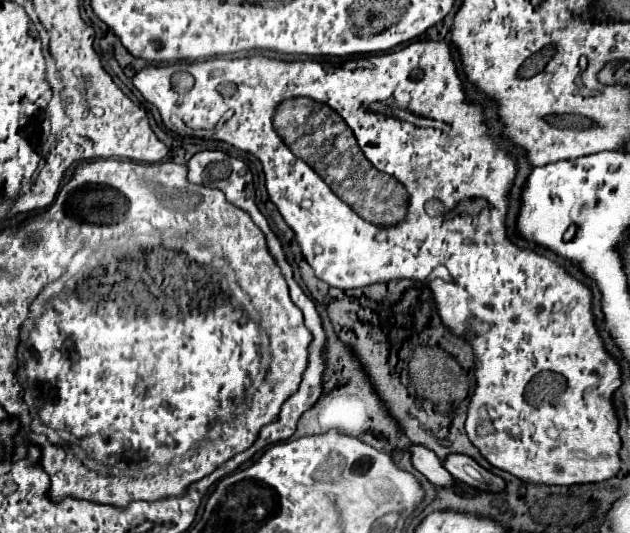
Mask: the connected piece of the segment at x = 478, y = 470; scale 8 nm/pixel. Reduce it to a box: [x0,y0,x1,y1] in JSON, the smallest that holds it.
[444,453,490,489]

